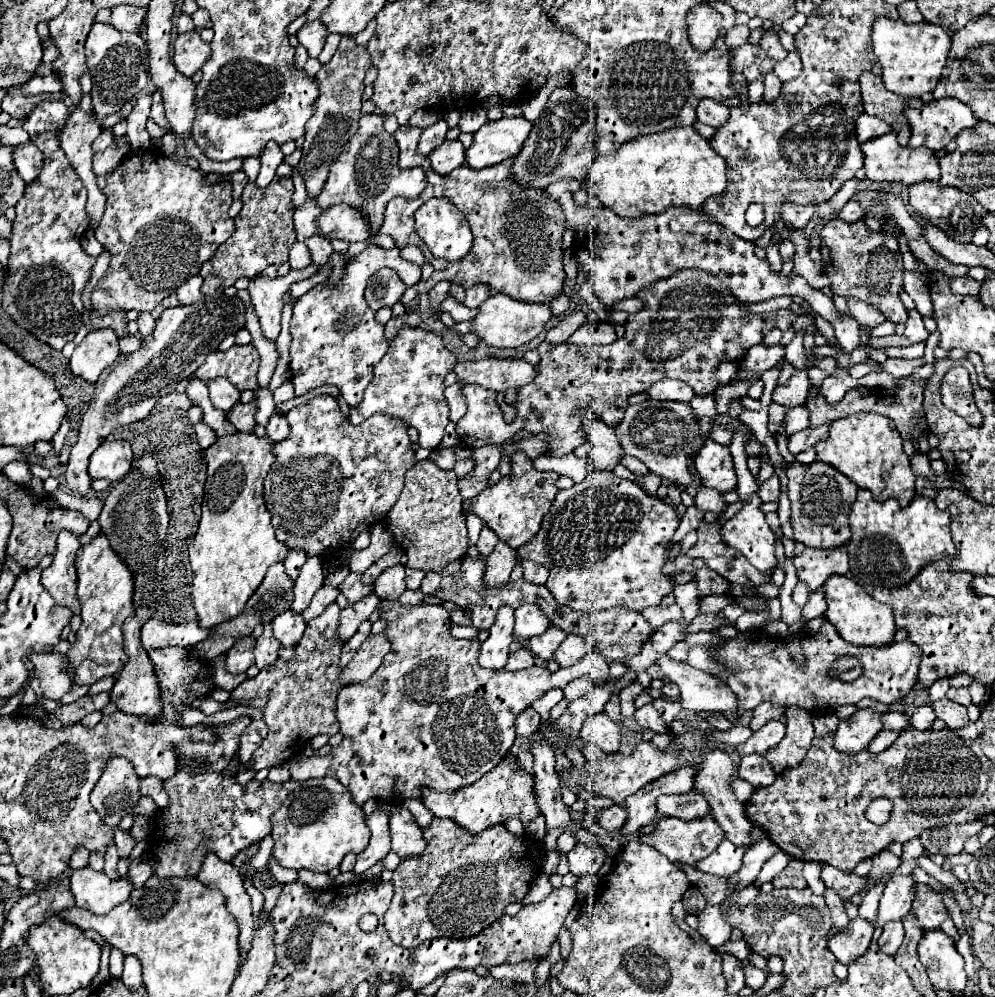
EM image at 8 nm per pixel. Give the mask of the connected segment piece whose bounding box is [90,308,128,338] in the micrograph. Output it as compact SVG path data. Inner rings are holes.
M92 308L90 310L90 320L98 322L98 328L112 328L116 332L118 338L126 338L128 336L128 326L126 326L126 312L122 310L112 310L104 316L98 316L98 312Z

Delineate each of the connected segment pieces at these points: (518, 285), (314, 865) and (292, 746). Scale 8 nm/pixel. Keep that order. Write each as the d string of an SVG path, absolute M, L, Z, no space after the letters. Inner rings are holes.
M408 124L400 126L394 132L394 138L400 146L398 166L424 168L428 186L416 198L390 200L384 212L384 222L378 232L392 236L396 242L396 248L416 244L424 252L426 262L434 266L434 274L432 274L432 280L424 284L426 288L422 292L428 292L440 280L448 280L464 288L484 282L484 284L490 284L496 292L508 294L510 298L516 298L522 302L550 304L552 298L560 292L560 286L564 280L562 248L560 248L560 240L564 232L564 216L560 216L560 208L556 208L556 202L546 200L544 190L534 192L530 188L520 188L510 176L512 160L506 160L504 164L496 164L492 168L482 168L482 170L472 170L466 164L462 164L448 176L436 174L428 158L416 152L420 132L422 132L420 128L408 126ZM434 196L450 198L456 204L456 208L464 212L472 228L474 246L472 246L472 252L460 264L444 264L444 260L432 258L428 248L424 248L424 242L416 238L412 216L416 208L424 204L424 200L430 200Z
M312 778L300 782L272 816L272 838L278 864L284 868L306 868L312 872L330 872L348 852L360 854L370 840L366 816L352 800L348 788L336 778Z
M336 604L326 606L326 610L306 624L306 632L300 644L294 650L292 662L278 662L272 668L264 668L258 672L256 678L244 680L236 690L232 690L228 702L234 704L248 704L254 698L266 698L266 706L262 708L262 720L268 726L268 736L260 742L256 752L248 762L242 762L238 752L230 760L230 764L222 770L222 776L234 776L240 770L262 770L280 766L294 758L294 754L308 744L308 740L316 734L334 736L340 726L334 718L336 710L336 696L340 690L340 652L342 642L336 638L338 630L338 614L340 608Z

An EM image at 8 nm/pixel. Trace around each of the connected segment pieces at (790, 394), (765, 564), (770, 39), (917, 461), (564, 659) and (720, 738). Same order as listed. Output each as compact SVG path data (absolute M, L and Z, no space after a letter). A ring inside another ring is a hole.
M812 361L801 369L796 369L789 380L773 391L772 399L779 405L798 407L805 404L809 392L810 383L808 372L813 367Z
M738 430L734 432L734 438L730 442L730 452L732 452L732 458L734 458L734 466L736 466L736 476L738 476L738 488L736 492L740 494L740 500L746 502L746 506L734 514L730 520L726 520L720 528L720 536L727 546L736 548L752 566L756 566L758 570L772 570L776 568L778 564L778 558L776 558L776 536L772 532L772 528L766 524L766 518L764 518L764 512L760 510L760 496L756 496L756 478L752 476L752 472L748 470L746 466L746 452L744 452L744 444L746 440L754 436L752 430Z
M766 30L764 36L762 36L762 40L760 40L760 46L762 46L762 48L768 52L768 56L774 58L774 60L784 60L784 56L788 54L788 52L782 48L776 30Z
M914 452L914 456L912 456L912 470L918 474L918 476L928 476L928 478L934 478L934 472L930 470L930 460L928 460L928 456L926 454L922 454L922 452Z
M568 634L566 640L558 646L556 650L556 656L554 660L560 664L560 666L574 666L576 662L580 662L588 652L588 646L584 644L584 640L580 636L574 636L574 634Z
M734 726L728 732L712 732L704 736L706 744L714 744L714 742L726 742L726 744L742 744L752 736L752 730L748 726Z

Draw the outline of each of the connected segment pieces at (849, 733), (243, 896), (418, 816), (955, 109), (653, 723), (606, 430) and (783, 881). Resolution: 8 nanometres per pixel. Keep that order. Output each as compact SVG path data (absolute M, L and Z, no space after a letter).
M858 710L852 718L842 720L834 732L834 748L838 752L860 752L882 730L882 718L874 710Z
M212 852L204 856L202 868L196 876L202 884L206 884L212 890L218 890L226 898L226 910L234 916L240 932L240 952L242 960L248 952L248 944L252 942L252 932L254 932L254 914L250 906L250 896L246 894L242 886L242 876L238 874L236 866L232 862L224 862Z
M406 800L404 802L404 806L412 812L412 816L414 816L414 820L416 820L416 824L424 830L424 828L428 828L428 824L432 822L432 818L428 816L428 808L420 802L420 800Z
M956 98L930 100L922 108L906 108L908 122L912 124L910 146L926 146L930 150L942 150L964 128L978 124L974 112Z
M652 704L638 708L636 714L634 714L634 718L638 720L638 724L640 724L642 728L648 728L648 730L652 730L652 732L656 732L656 734L668 732L668 724L660 718L658 710L656 710Z
M584 406L584 412L580 412L580 428L586 434L586 438L592 442L592 452L590 452L590 468L596 470L614 470L618 460L624 456L620 442L616 440L614 428L602 422L602 418L588 410Z
M790 860L790 864L788 864L788 868L784 868L774 880L772 880L772 886L774 888L798 888L798 890L802 890L802 888L806 888L806 884L804 884L804 878L802 878L802 868L800 868L800 860Z

